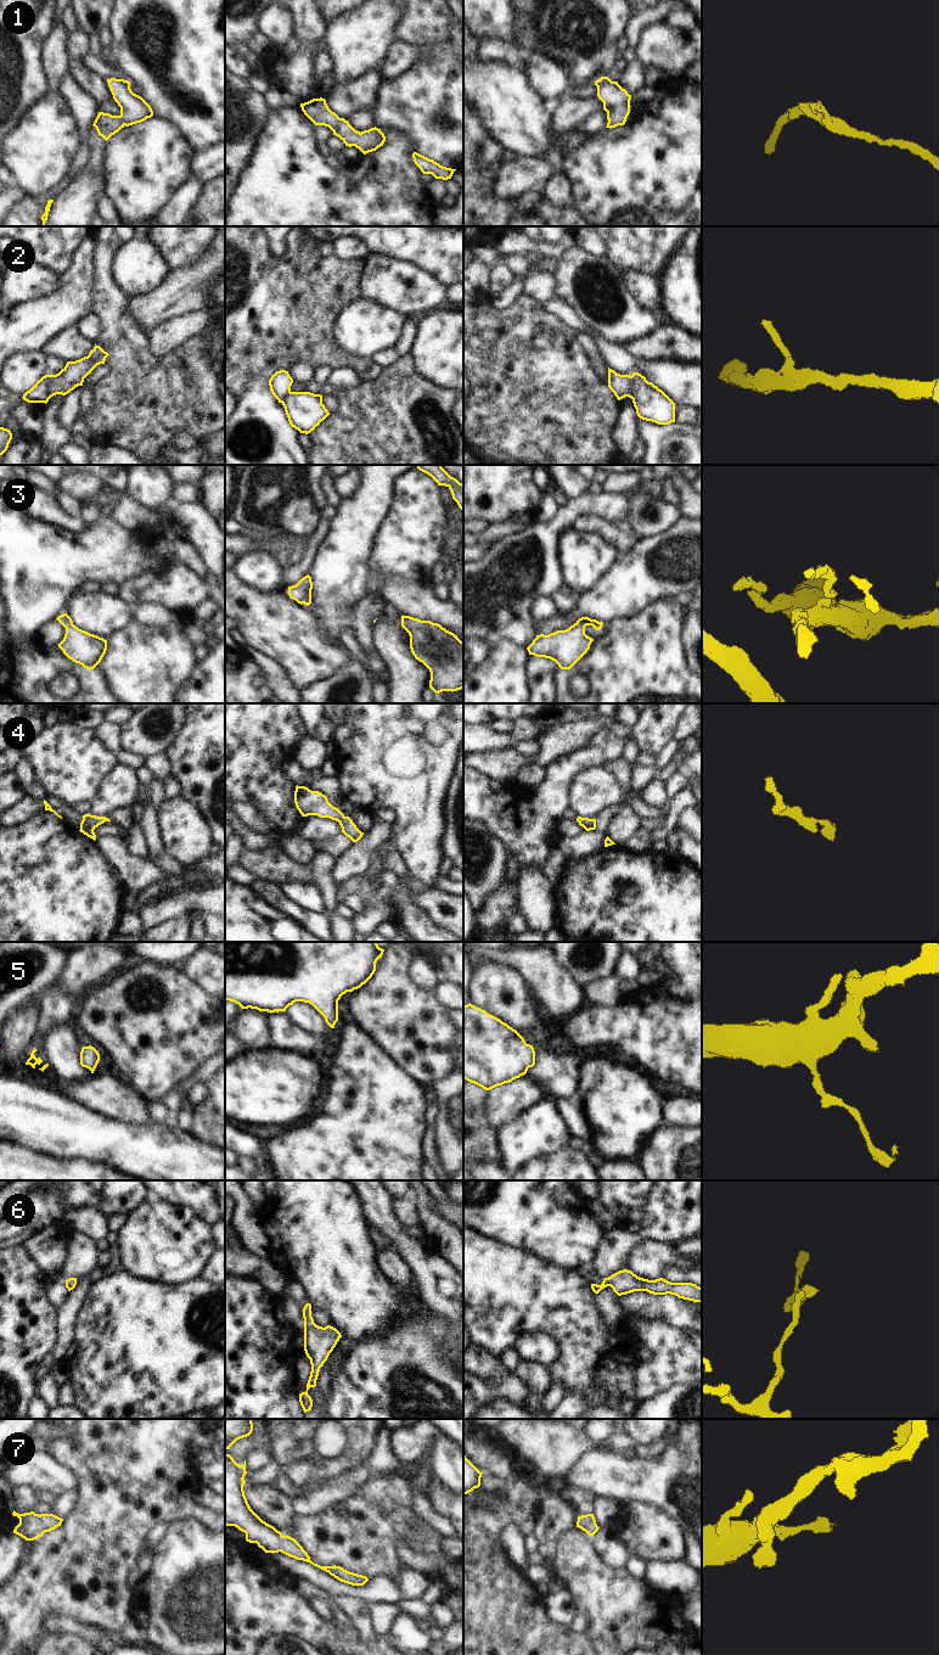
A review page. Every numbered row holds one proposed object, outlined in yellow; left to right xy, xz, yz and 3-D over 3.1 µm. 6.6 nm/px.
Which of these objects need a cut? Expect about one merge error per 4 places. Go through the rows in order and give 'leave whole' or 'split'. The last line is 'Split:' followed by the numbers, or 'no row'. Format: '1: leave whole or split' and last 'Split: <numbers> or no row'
1: leave whole
2: split
3: leave whole
4: leave whole
5: leave whole
6: leave whole
7: leave whole
Split: 2

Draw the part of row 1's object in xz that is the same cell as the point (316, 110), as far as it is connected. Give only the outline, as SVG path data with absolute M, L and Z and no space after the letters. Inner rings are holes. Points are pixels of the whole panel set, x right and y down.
M322 97L300 103L300 107L315 125L328 127L333 135L338 136L345 146L355 146L364 155L376 151L386 141L384 134L376 127L361 133L355 130L348 120L332 112Z

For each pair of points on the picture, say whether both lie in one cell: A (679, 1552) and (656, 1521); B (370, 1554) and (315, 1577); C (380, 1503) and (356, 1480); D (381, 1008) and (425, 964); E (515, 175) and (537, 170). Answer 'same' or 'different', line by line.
A: same
B: different
C: different
D: different
E: same

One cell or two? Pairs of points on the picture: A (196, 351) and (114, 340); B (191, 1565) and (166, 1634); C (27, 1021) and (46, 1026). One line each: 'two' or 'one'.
A: one
B: one
C: two

